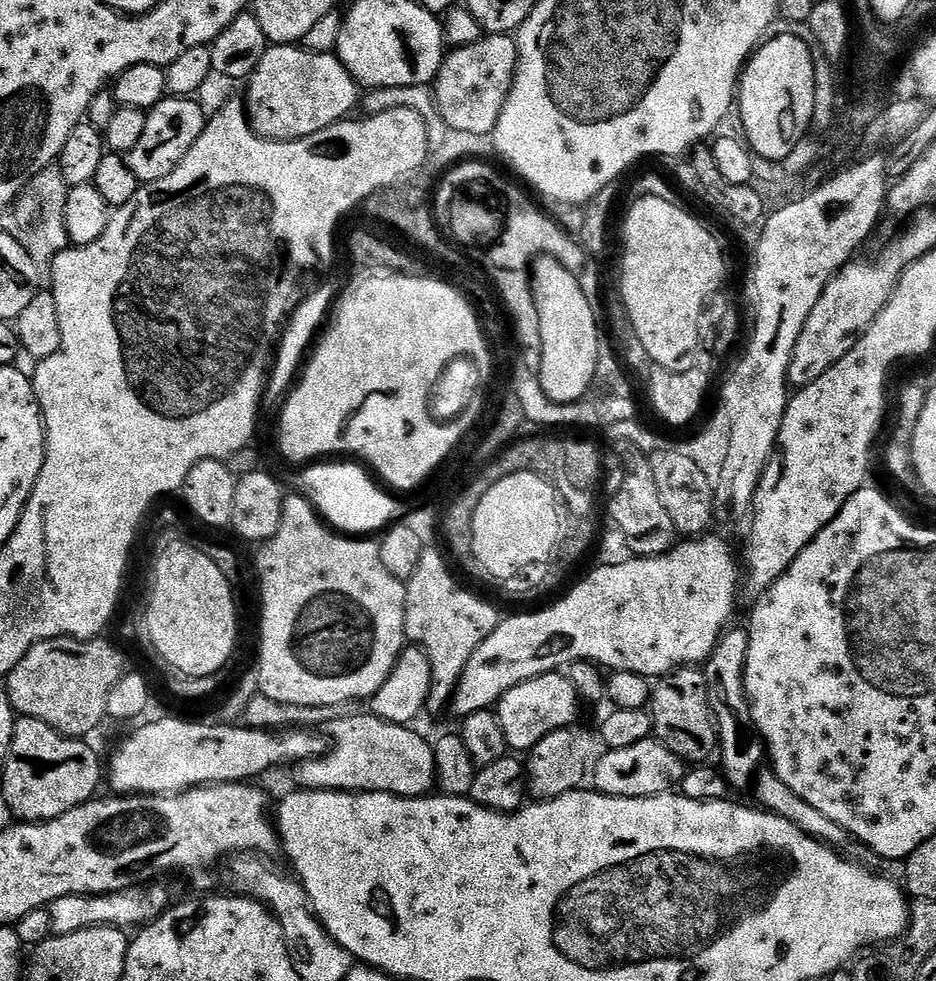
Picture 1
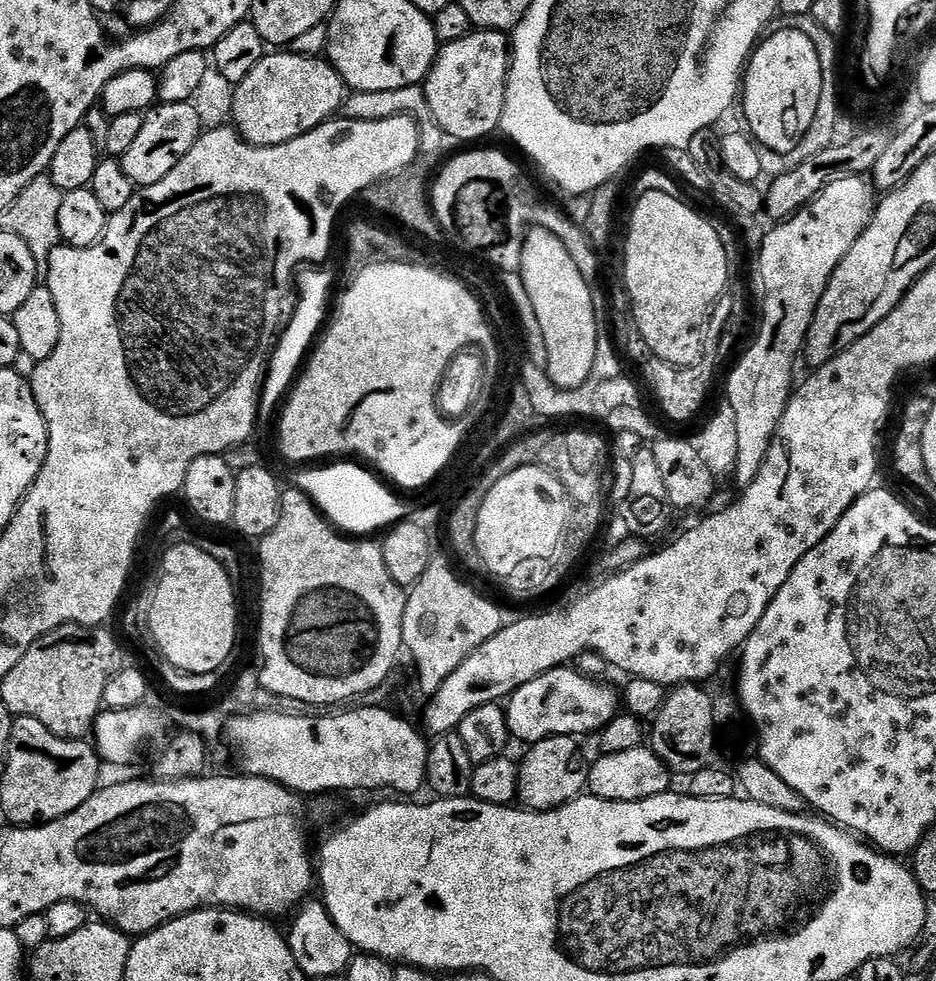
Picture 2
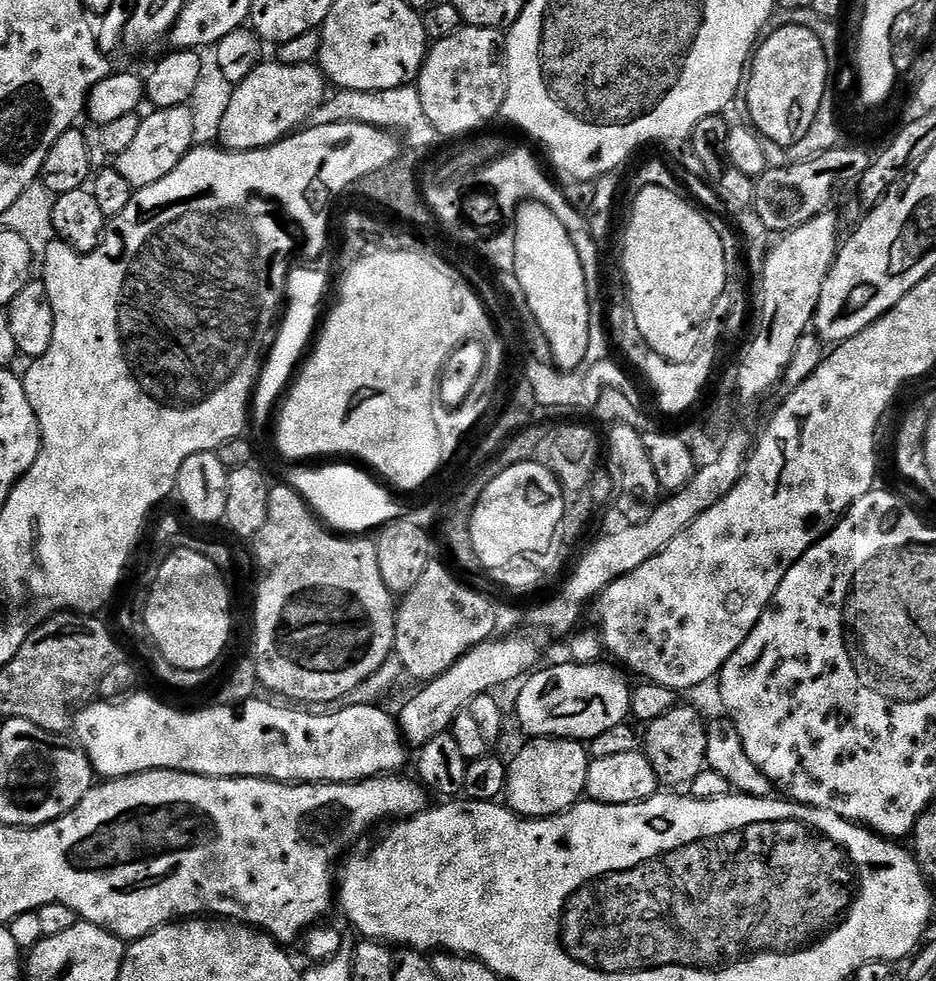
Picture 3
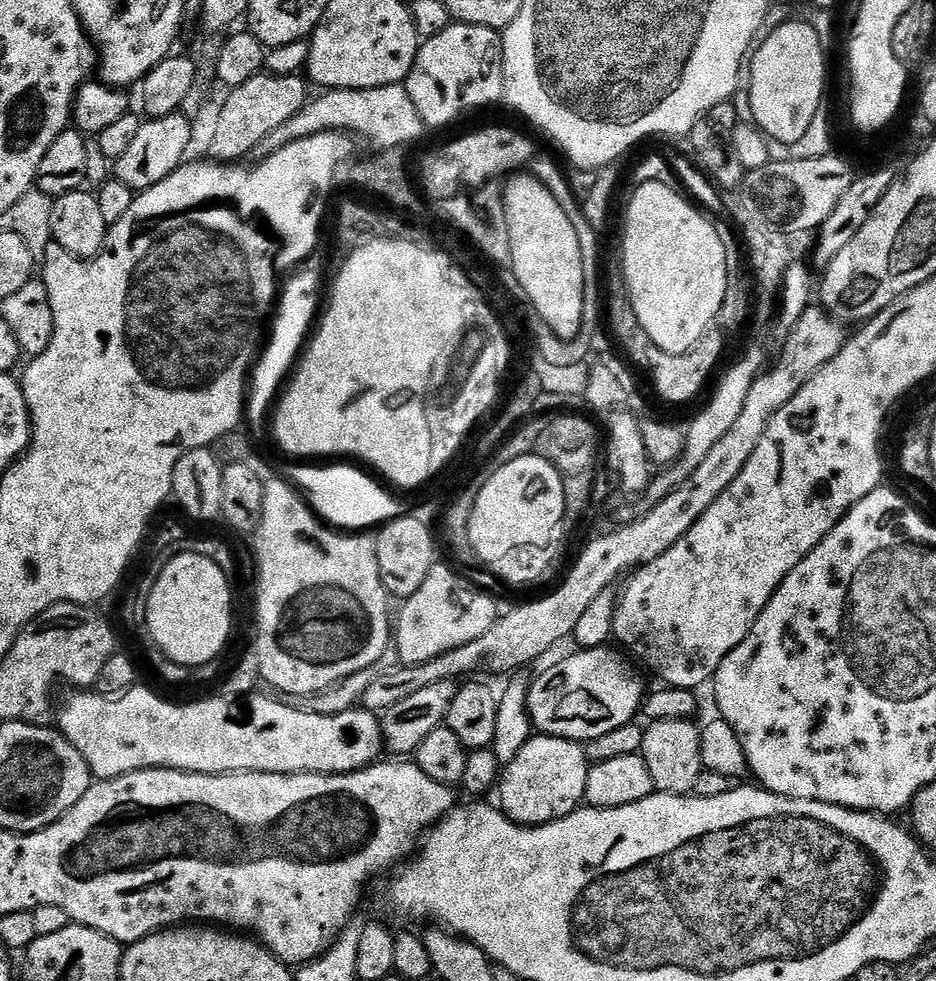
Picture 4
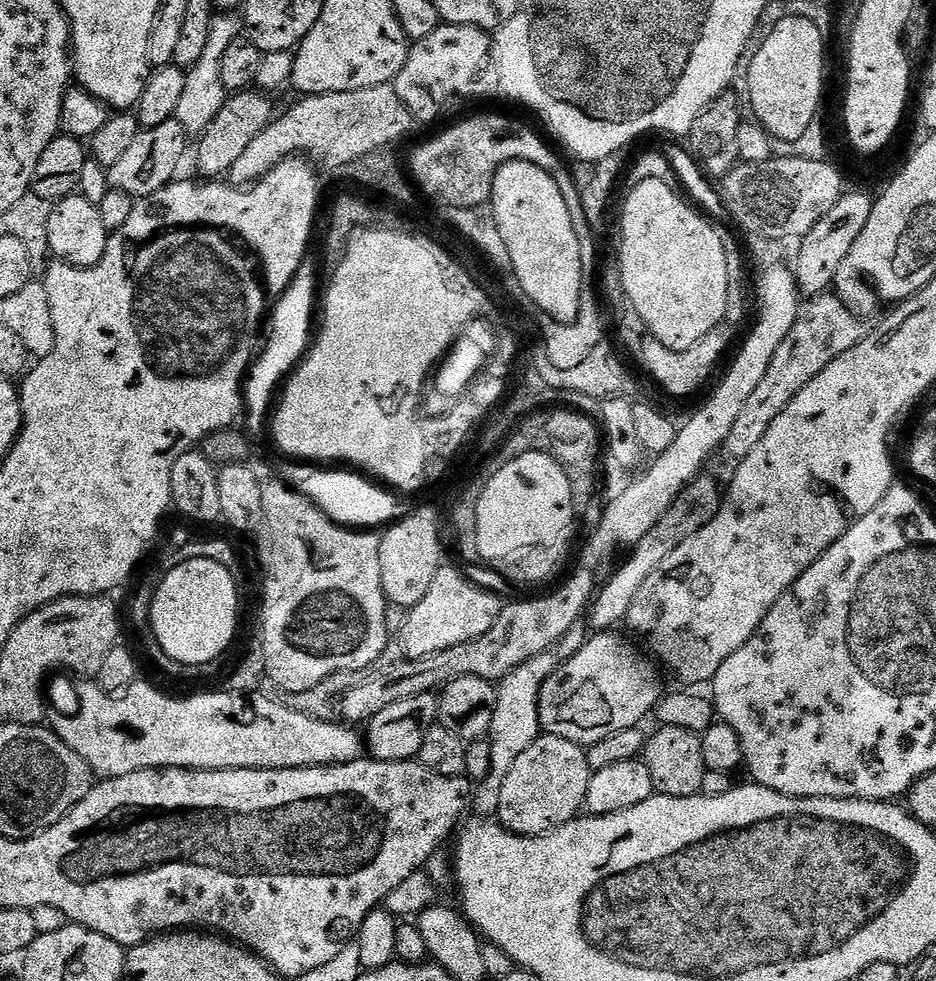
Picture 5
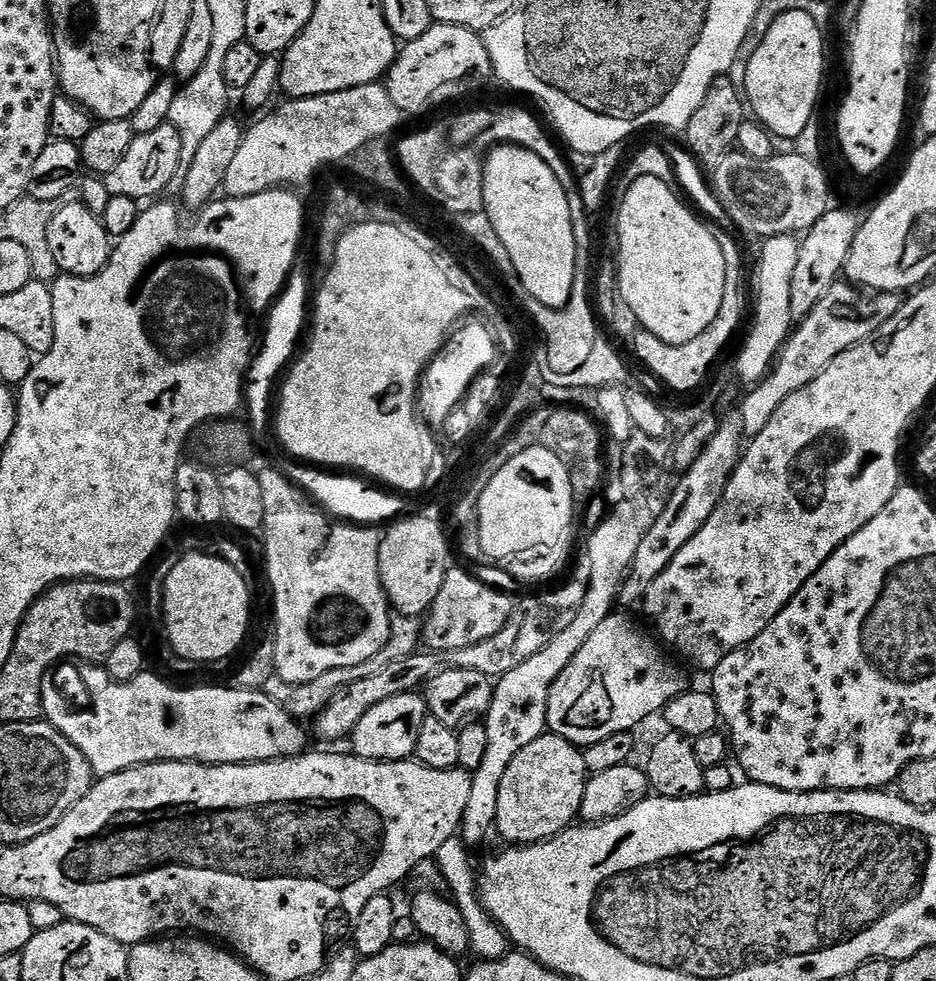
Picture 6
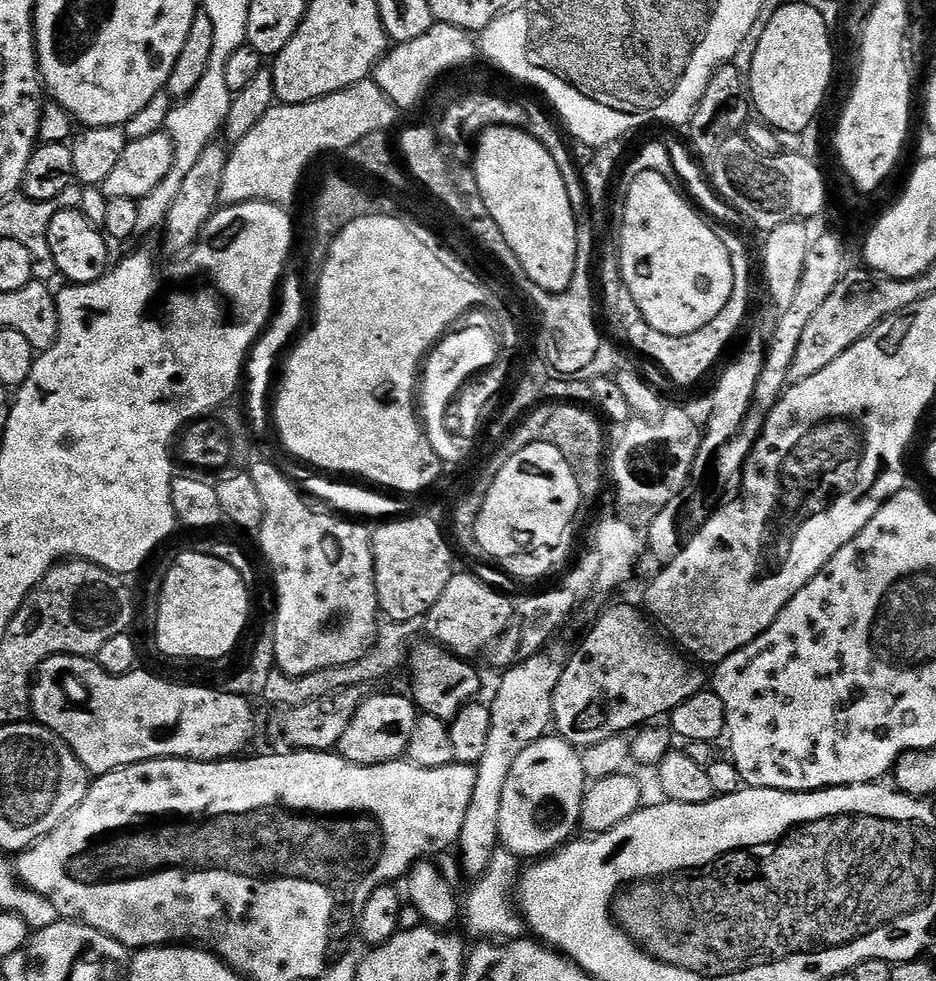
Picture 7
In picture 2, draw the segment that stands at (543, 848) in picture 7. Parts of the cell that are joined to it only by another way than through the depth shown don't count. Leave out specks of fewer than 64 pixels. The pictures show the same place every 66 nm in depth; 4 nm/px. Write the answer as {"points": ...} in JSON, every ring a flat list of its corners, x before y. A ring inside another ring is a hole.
{"points":[[551,736,531,745,524,761,519,761,520,777,516,795,525,809,555,812,571,800,580,799,588,787,589,757,584,757,585,741,578,736]]}

